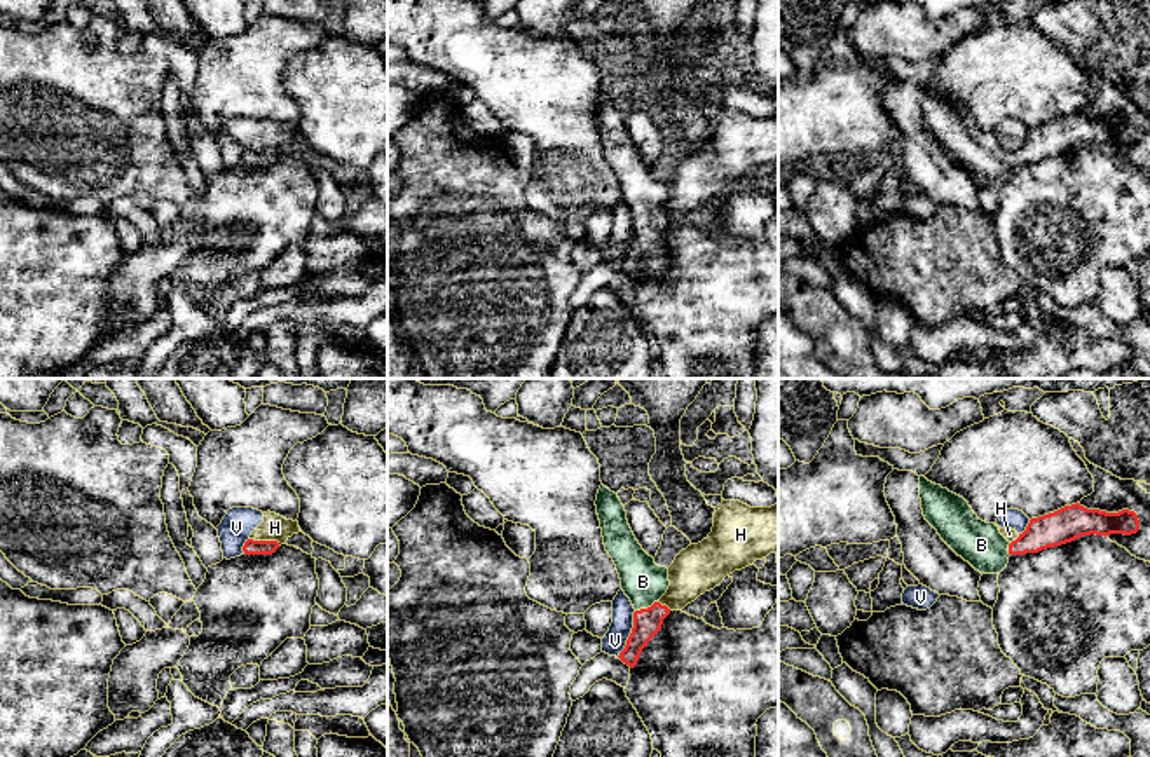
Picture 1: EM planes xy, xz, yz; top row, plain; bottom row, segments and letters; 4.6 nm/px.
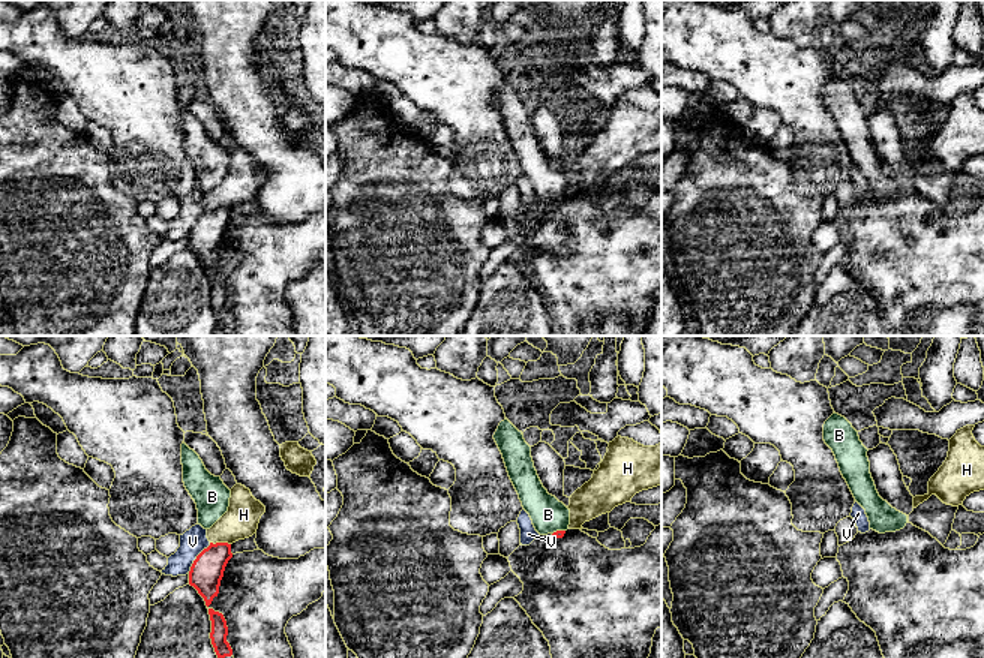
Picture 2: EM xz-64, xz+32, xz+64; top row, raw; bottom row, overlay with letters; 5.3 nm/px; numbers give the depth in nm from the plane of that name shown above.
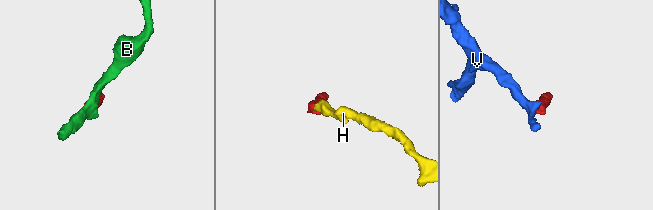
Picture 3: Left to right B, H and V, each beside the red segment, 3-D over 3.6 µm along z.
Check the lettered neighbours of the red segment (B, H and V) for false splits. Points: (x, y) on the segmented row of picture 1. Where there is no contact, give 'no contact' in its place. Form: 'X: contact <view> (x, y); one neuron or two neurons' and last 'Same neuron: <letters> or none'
B: contact xz (648, 607); one neuron
H: contact xy (266, 541); two neurons
V: contact xz (630, 634); two neurons
Same neuron: B

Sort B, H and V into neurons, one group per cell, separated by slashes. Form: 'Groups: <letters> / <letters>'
Groups: B / H V

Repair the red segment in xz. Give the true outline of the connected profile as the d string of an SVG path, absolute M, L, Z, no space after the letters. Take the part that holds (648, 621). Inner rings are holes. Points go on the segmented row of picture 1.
M600 485L595 506L606 551L616 565L621 590L635 609L632 633L618 656L633 668L642 649L661 630L663 619L670 614L670 609L658 602L670 586L668 569L656 565L654 558L642 549L628 525L618 494Z

